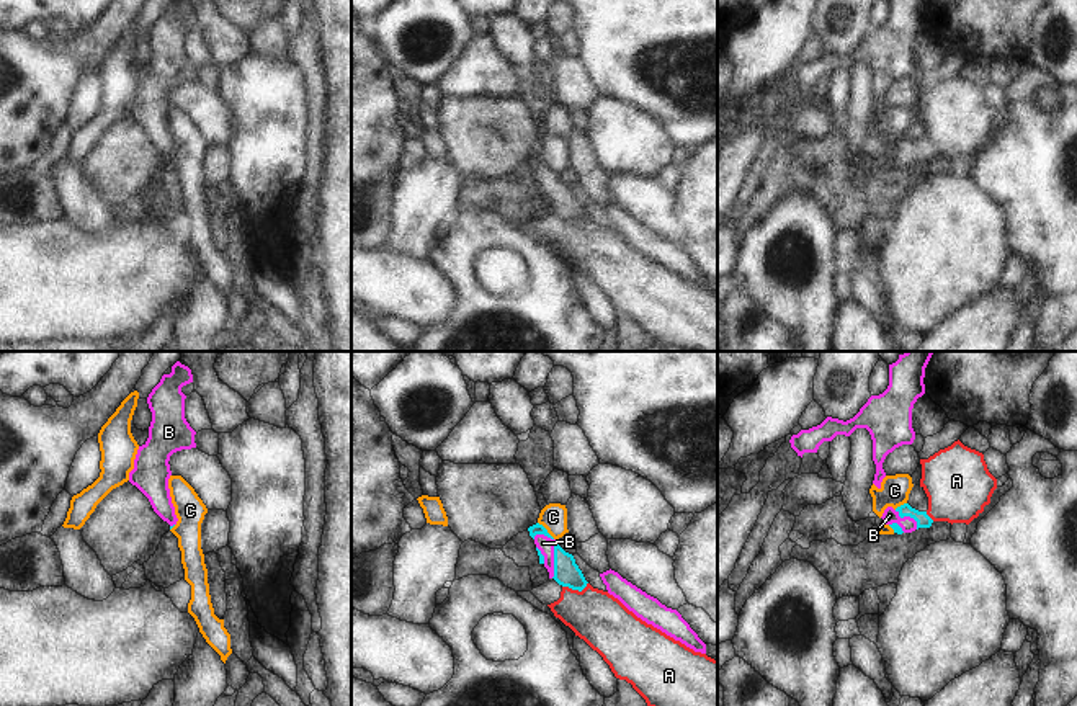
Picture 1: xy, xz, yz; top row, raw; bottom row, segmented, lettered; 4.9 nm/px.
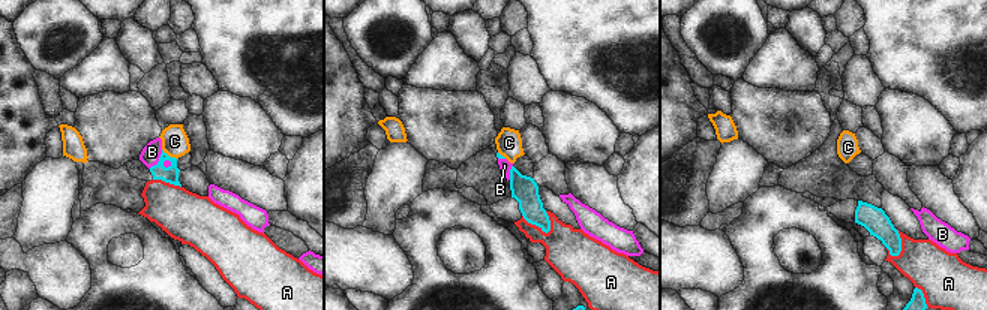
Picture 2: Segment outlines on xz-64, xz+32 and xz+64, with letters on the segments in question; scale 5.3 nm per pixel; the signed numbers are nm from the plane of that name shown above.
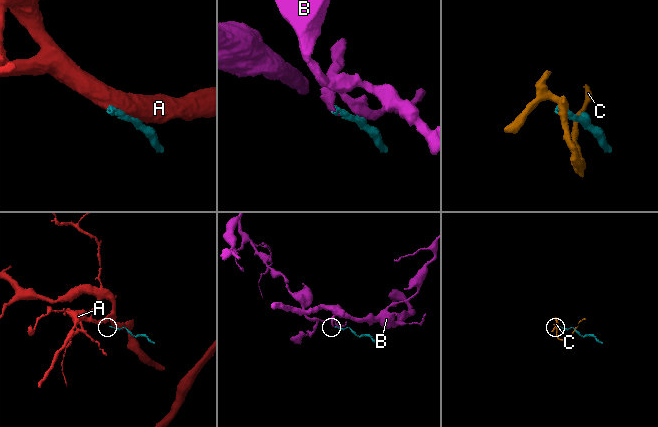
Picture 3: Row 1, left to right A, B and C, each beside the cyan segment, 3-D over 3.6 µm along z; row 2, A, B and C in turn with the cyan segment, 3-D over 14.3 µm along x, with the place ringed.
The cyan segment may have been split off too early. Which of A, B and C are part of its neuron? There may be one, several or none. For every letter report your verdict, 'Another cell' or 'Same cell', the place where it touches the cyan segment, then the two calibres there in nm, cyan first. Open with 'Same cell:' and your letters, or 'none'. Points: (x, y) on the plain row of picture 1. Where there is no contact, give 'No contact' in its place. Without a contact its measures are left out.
Same cell: B
A: Another cell. Touches cyan at xz (576, 223). Thickness 130 nm (cyan) against 260 nm
B: Same cell. Touches cyan at xz (554, 193). Thickness 130 nm (cyan) against 80 nm
C: Another cell. Touches cyan at xz (546, 164). Thickness 50 nm (cyan) against 140 nm.

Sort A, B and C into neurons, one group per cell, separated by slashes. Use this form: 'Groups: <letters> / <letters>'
Groups: A / B / C.

